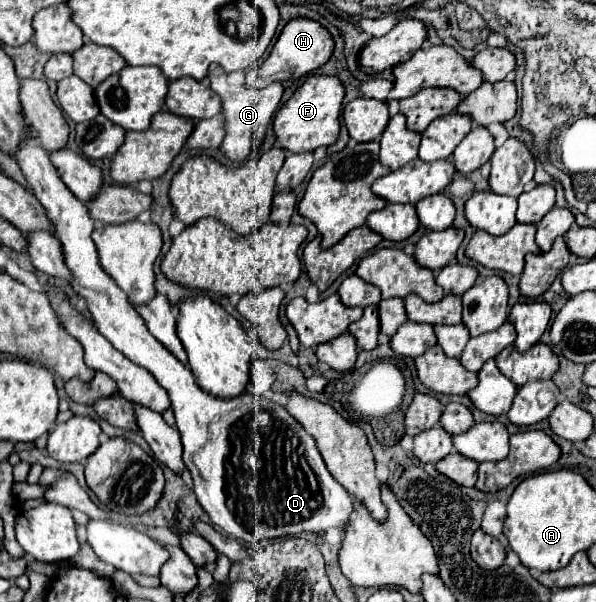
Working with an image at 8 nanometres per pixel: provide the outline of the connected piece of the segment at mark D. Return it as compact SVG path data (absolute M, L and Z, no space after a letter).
M31 128L19 148L17 164L55 224L55 236L61 240L65 262L73 272L73 290L87 298L99 332L129 360L147 368L167 390L177 420L175 426L181 432L183 462L195 480L195 496L211 522L245 544L299 532L323 532L329 526L343 528L353 512L353 502L325 468L315 440L273 400L255 400L249 392L235 398L219 398L201 390L191 370L147 332L145 320L129 304L125 292L101 272L91 240L93 220L89 218L89 208L57 176L49 152L39 144Z

